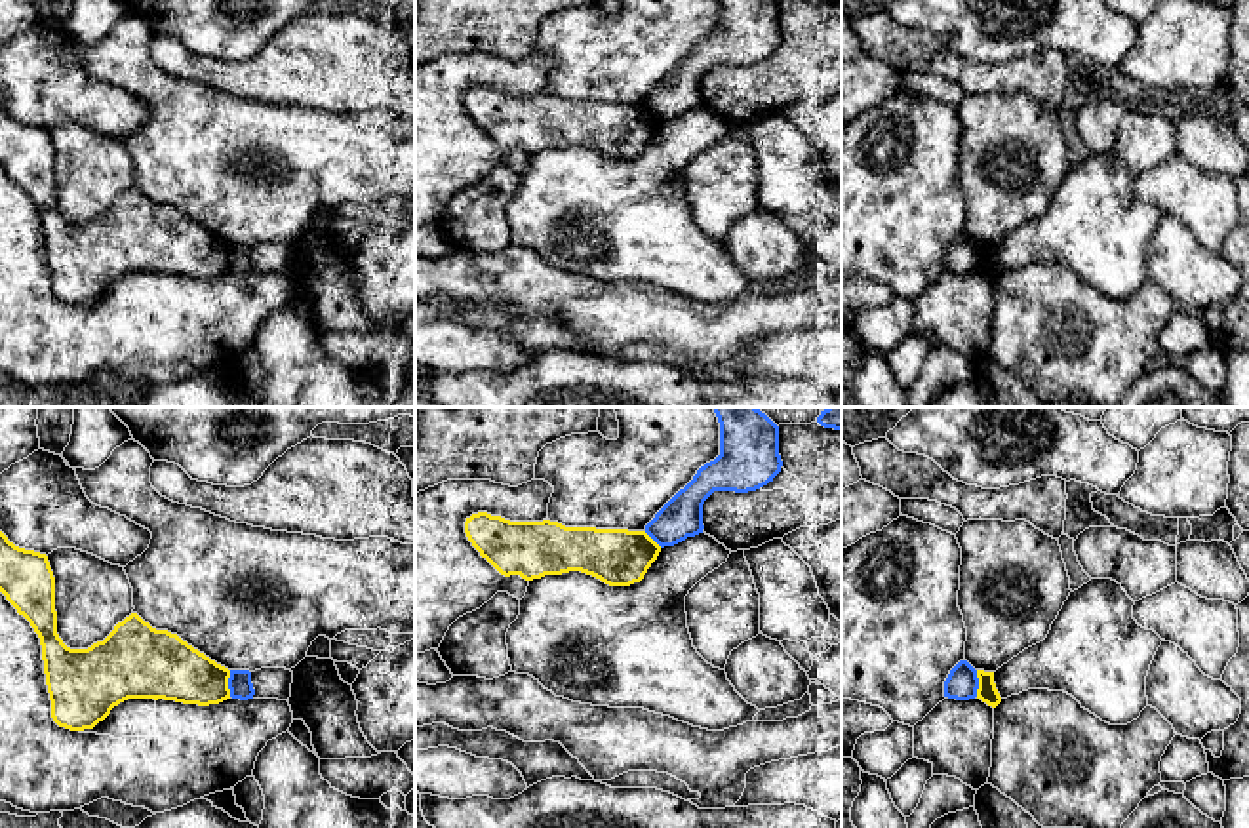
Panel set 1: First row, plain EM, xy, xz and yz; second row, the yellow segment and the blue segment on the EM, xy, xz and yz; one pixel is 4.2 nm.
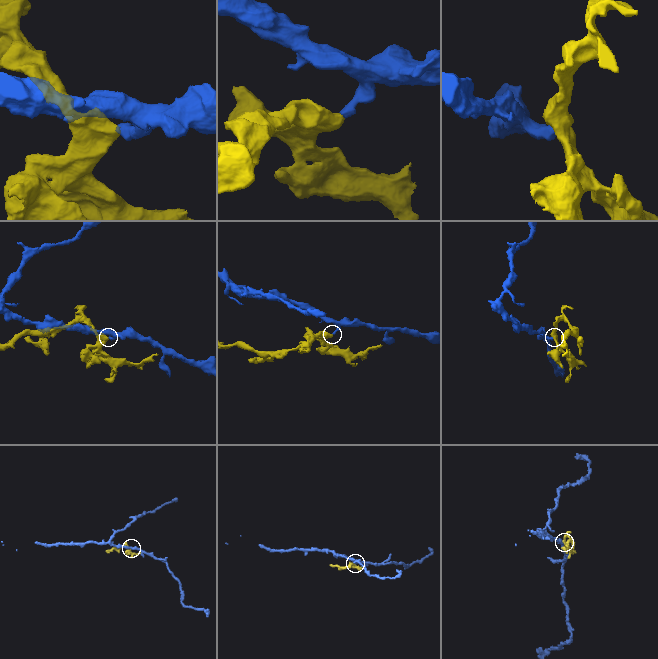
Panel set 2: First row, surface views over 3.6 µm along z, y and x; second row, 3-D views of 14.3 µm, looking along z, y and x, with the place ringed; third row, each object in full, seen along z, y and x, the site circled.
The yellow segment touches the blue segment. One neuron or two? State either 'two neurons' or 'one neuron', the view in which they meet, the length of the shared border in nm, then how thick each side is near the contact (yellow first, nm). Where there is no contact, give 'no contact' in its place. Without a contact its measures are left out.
two neurons | xy | 110 nm | 260/100 nm

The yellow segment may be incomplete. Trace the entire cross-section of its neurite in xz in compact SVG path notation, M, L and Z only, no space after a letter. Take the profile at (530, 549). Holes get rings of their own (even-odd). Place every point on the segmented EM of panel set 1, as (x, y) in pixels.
M487 512L466 518L465 533L501 575L525 581L581 571L609 586L630 586L644 579L661 552L645 531L510 522Z

